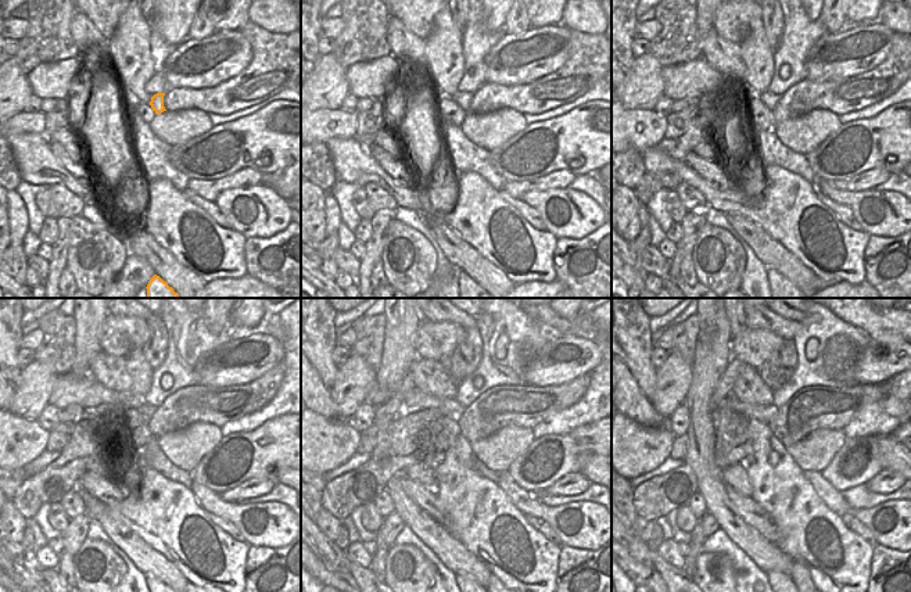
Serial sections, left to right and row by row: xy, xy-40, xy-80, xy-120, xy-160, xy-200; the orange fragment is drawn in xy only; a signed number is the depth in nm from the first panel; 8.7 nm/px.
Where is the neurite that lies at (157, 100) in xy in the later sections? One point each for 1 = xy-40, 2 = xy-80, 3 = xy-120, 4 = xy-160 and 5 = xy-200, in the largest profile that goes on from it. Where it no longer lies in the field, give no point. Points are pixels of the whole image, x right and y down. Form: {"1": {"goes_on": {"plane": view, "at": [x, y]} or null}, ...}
{"1": {"goes_on": {"plane": "xy-40", "at": [463, 100]}}, "2": {"goes_on": {"plane": "xy-80", "at": [768, 99]}}, "3": {"goes_on": {"plane": "xy-120", "at": [108, 399]}}, "4": {"goes_on": {"plane": "xy-160", "at": [420, 430]}}, "5": {"goes_on": {"plane": "xy-200", "at": [734, 447]}}}

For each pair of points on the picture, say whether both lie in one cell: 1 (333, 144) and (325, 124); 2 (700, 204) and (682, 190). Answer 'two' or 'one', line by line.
1: two
2: one

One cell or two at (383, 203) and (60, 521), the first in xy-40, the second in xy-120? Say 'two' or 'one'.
two

